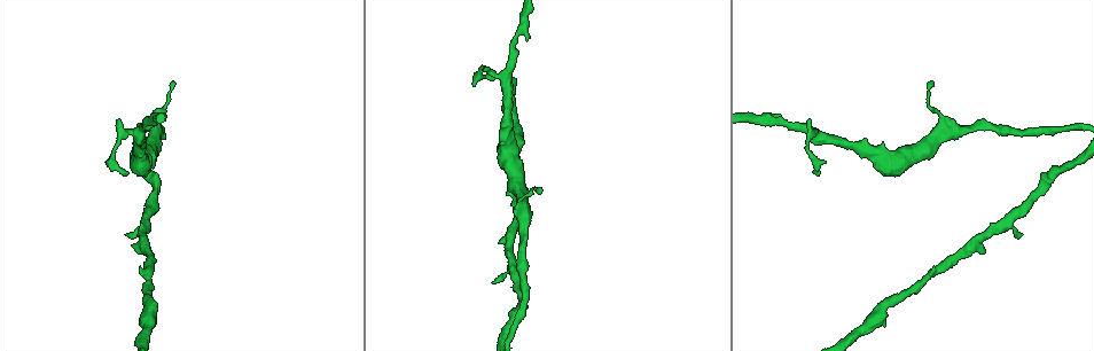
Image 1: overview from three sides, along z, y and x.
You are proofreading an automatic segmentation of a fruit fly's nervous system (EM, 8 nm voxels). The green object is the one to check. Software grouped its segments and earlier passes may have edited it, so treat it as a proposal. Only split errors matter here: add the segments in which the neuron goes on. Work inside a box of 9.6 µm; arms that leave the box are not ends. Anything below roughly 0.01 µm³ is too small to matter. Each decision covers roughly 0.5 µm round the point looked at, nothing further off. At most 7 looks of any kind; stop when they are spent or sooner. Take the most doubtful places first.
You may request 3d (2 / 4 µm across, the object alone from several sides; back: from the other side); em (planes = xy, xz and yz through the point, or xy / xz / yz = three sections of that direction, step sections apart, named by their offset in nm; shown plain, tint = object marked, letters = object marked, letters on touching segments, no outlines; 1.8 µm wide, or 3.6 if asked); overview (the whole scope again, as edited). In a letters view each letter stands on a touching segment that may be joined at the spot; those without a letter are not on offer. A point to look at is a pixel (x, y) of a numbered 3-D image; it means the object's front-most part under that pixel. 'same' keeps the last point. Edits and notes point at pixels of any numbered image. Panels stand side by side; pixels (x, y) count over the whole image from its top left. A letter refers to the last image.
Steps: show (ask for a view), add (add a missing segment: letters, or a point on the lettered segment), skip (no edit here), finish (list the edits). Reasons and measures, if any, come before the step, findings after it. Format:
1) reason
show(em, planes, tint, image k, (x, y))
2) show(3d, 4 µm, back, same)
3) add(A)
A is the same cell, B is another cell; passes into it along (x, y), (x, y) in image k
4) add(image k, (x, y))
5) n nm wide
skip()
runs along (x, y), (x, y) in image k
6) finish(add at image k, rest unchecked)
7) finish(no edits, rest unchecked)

branch stops here
show(em, xy, step 8, tint, image 1, (491, 78))

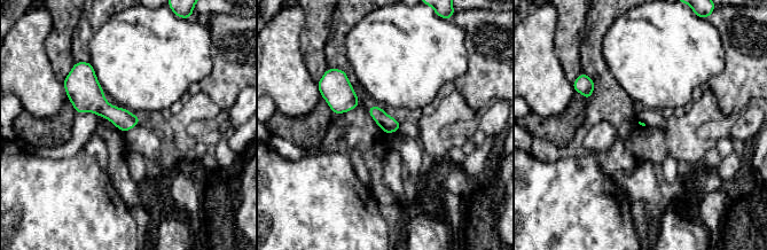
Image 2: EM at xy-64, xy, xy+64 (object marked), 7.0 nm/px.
show(em, planes, letters, same)

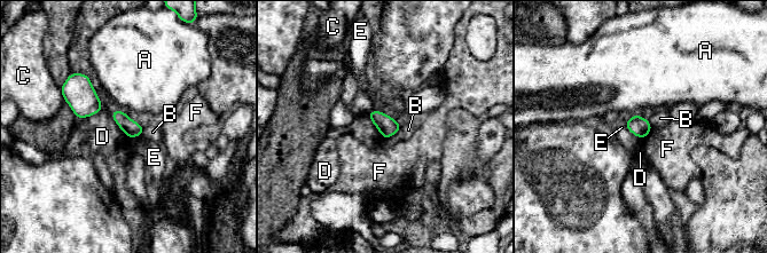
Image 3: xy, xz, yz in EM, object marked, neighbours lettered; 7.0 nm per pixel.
120 nm wide
skip()
A, B, C, D, E and F are other cells; none of them fits

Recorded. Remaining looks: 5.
thin end
show(3d, 2 µm, image 1, (538, 191))

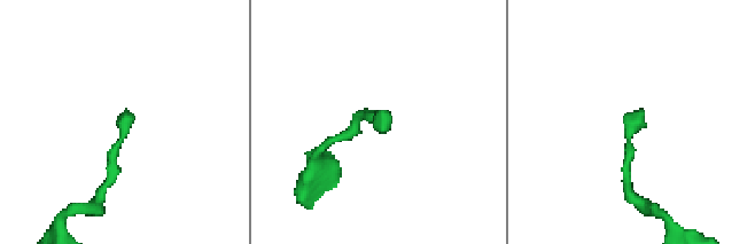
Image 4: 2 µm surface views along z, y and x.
shape alone is not enough
show(em, xy, step 4, letters, image 4, (382, 126))

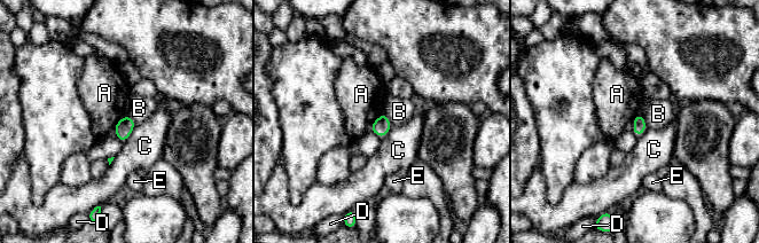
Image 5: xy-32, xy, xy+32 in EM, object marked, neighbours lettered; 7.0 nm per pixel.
show(em, planes, letters, same)

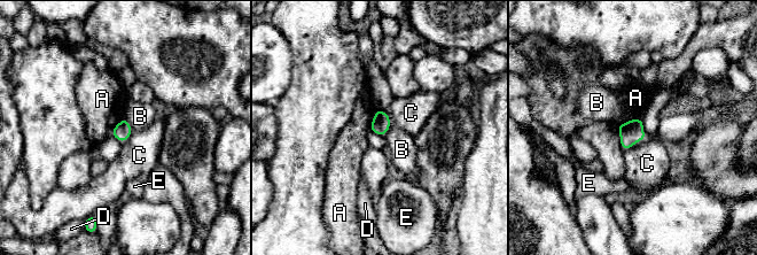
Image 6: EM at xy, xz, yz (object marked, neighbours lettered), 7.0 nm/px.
skip()
A, B, C, D and E are other cells; none of them fits

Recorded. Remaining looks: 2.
free end
show(3d, 4 µm, image 1, (495, 283))

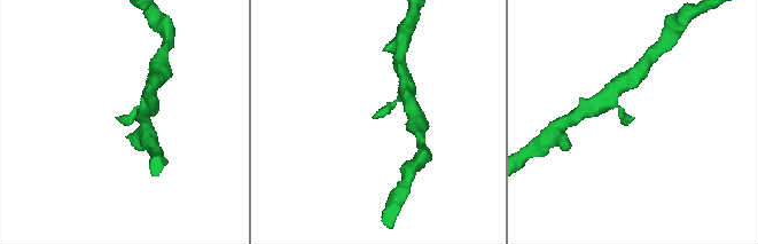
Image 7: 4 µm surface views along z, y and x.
show(em, planes, letters, image 7, (376, 115))

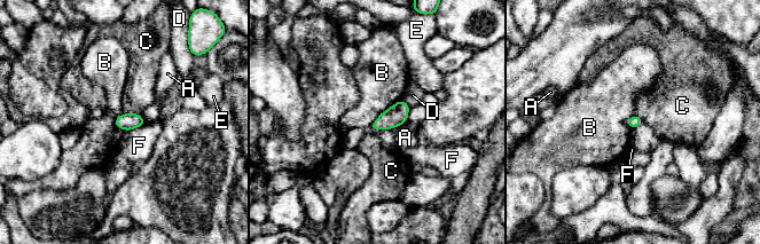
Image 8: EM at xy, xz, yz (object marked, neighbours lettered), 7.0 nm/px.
skip()
A, B, C, D, E and F are other cells; border along (400, 99), (385, 109), (369, 125) in image 8; none of them fits

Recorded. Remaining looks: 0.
finish(no edits, rest unchecked)

